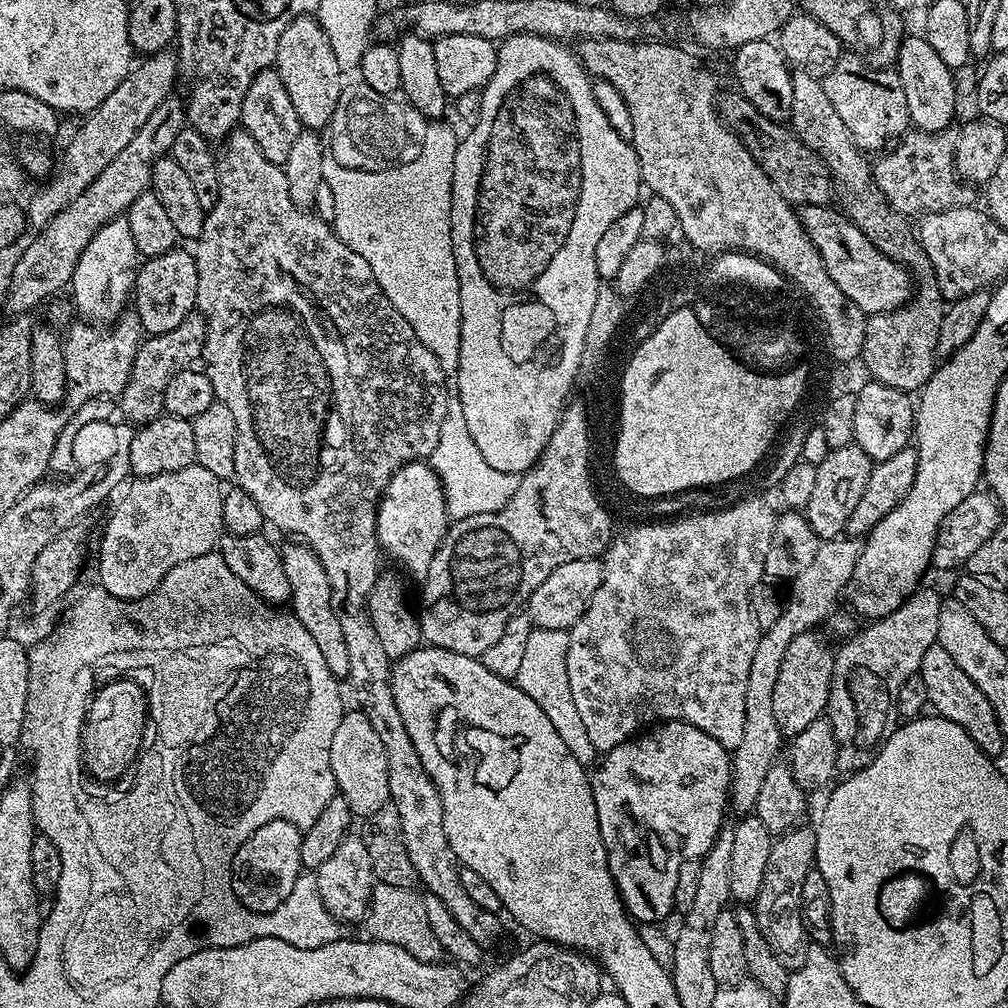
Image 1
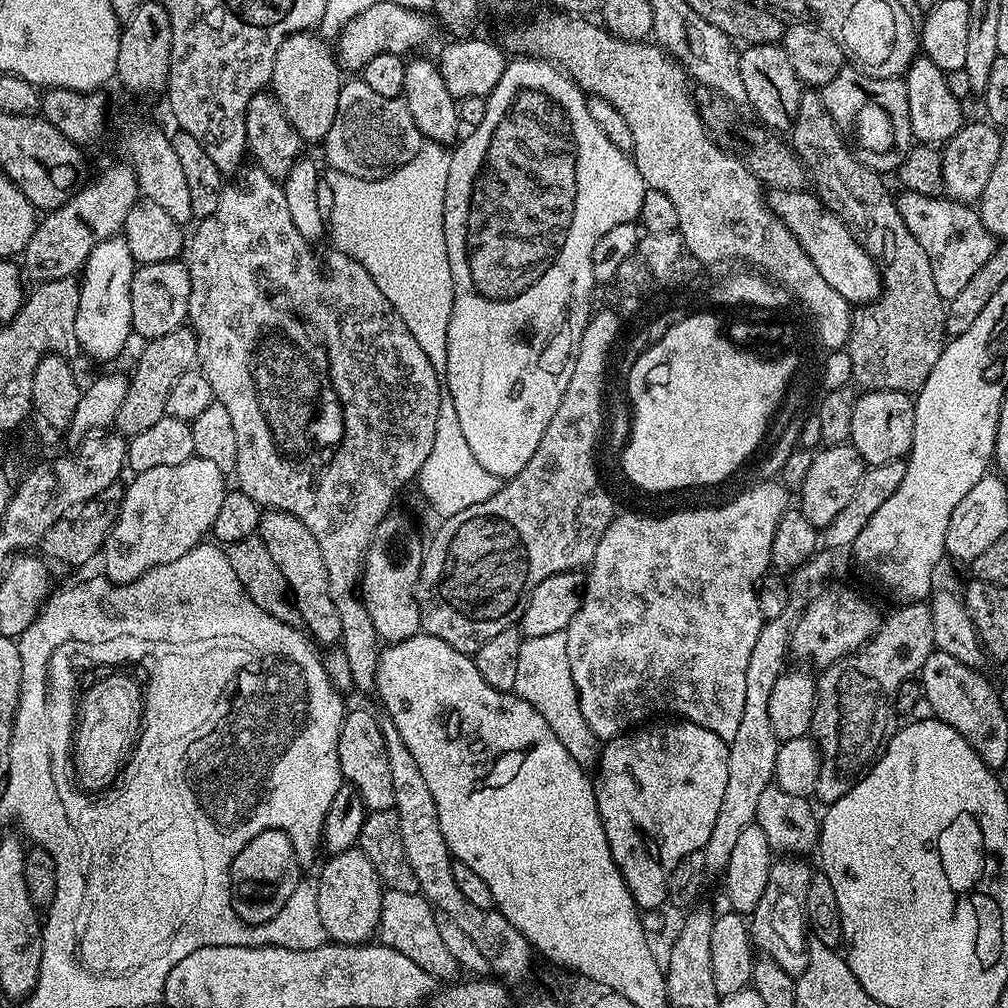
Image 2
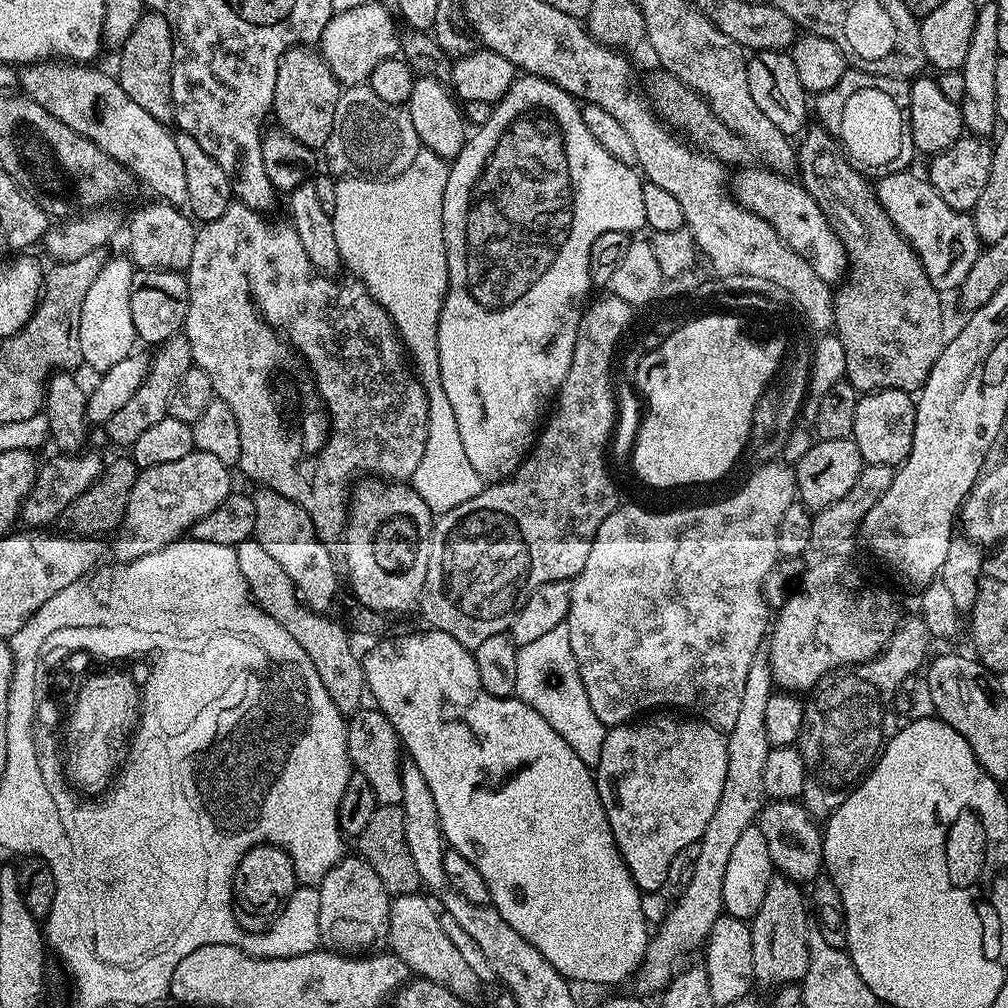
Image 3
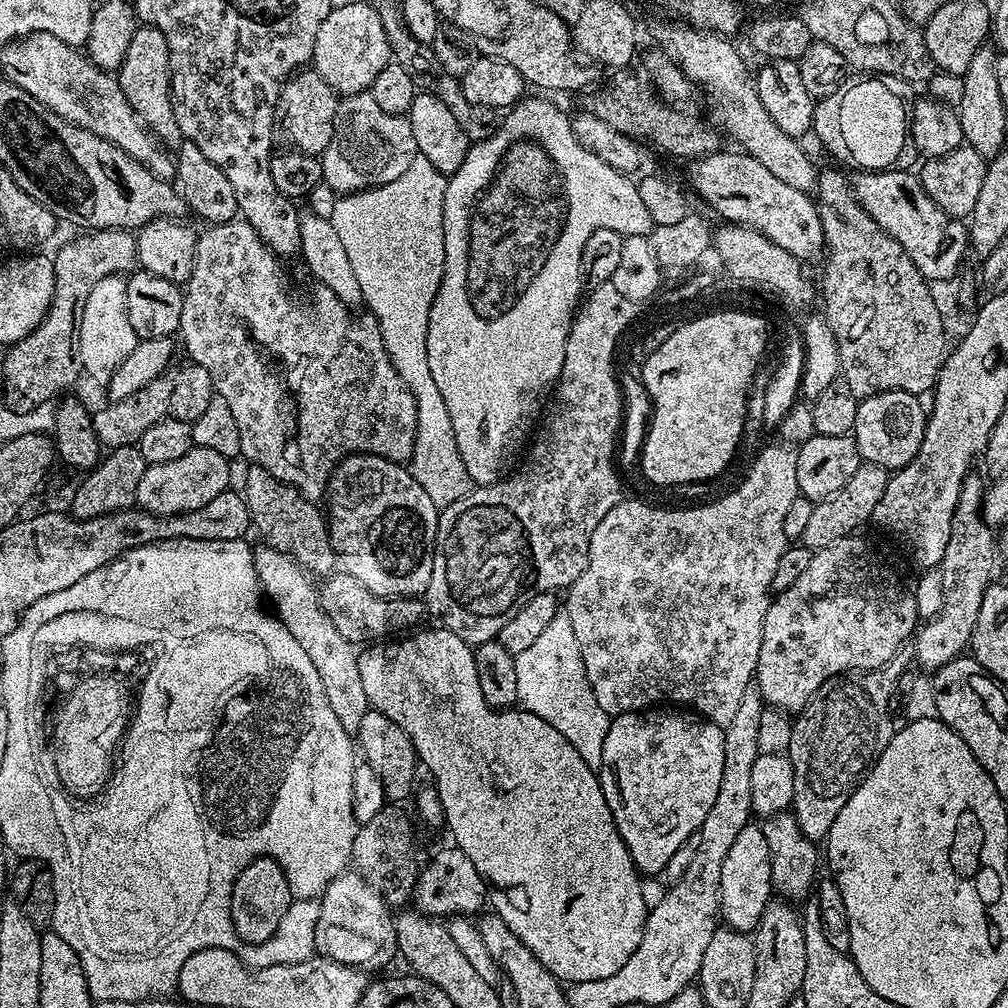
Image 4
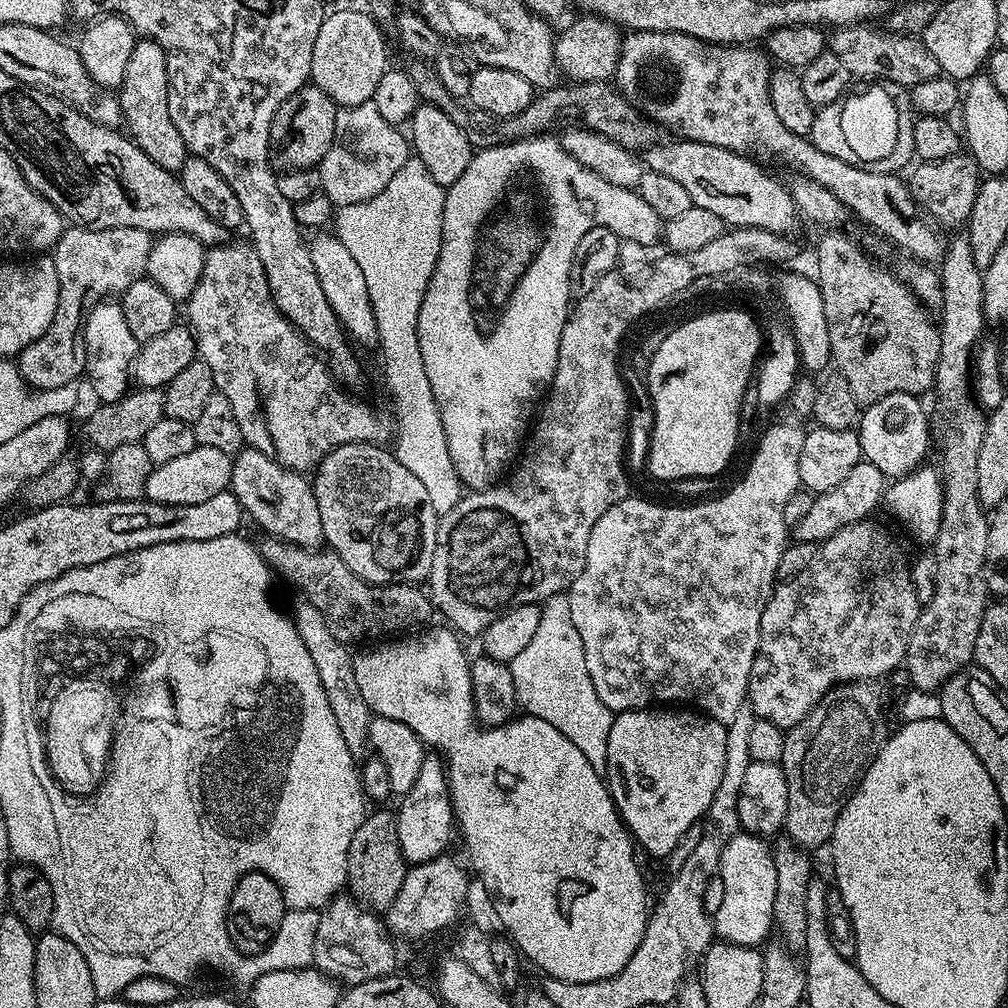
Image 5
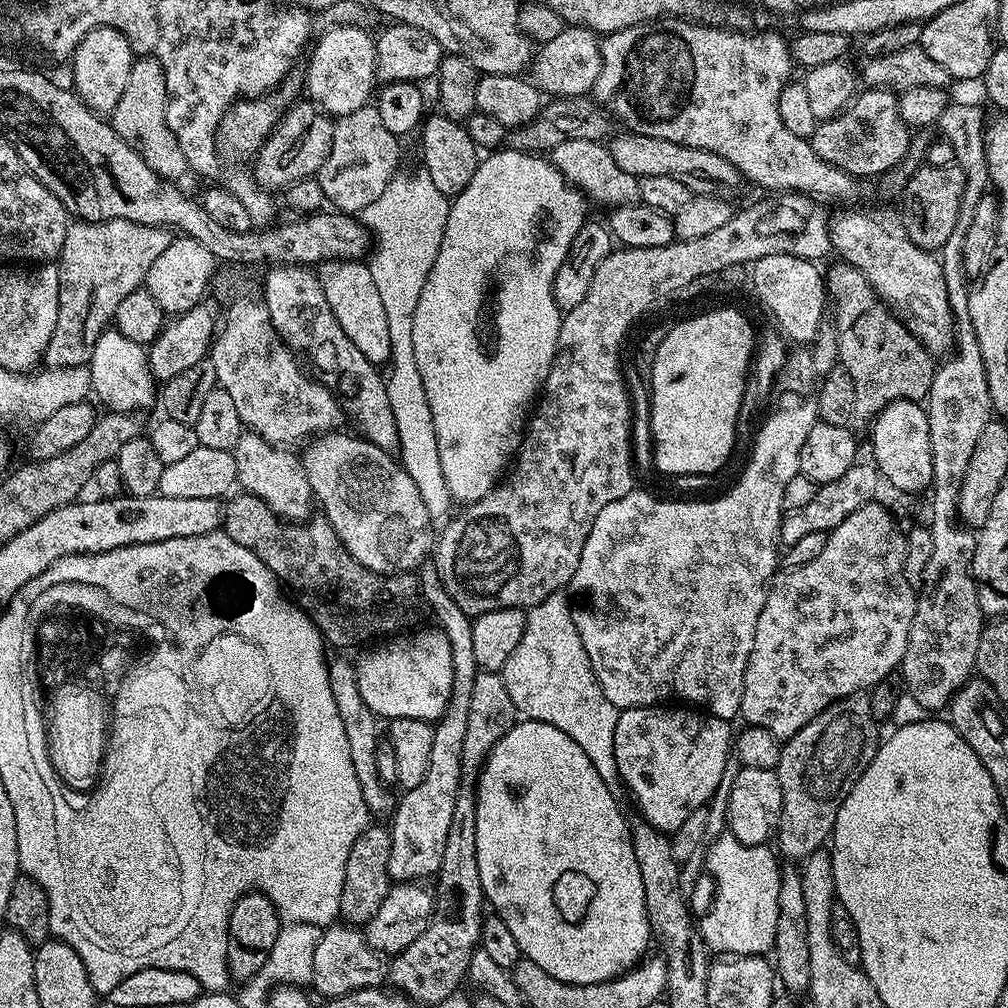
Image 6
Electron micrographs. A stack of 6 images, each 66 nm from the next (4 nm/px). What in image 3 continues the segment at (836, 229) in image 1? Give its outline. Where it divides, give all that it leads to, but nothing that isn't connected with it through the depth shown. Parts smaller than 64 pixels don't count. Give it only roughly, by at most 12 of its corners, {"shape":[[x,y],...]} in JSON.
{"shape":[[744,166],[736,201],[828,284],[848,251],[803,183]]}

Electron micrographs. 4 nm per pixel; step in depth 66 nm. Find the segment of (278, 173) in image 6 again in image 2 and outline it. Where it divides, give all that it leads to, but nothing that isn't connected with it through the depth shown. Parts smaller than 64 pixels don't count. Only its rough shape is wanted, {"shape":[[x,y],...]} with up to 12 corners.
{"shape":[[311,31],[274,54],[270,91],[305,142],[338,114],[341,65]]}

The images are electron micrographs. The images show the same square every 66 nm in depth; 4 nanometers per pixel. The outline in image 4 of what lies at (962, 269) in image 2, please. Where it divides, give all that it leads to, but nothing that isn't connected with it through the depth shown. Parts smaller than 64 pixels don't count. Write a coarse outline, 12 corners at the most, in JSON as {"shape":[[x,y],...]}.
{"shape":[[908,170],[861,171],[856,201],[918,266],[948,280],[968,226]]}

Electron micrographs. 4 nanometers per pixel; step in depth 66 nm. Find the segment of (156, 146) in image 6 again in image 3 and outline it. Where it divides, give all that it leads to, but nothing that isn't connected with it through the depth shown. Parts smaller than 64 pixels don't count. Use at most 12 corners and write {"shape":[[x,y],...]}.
{"shape":[[148,10],[118,49],[122,90],[172,111],[172,31]]}

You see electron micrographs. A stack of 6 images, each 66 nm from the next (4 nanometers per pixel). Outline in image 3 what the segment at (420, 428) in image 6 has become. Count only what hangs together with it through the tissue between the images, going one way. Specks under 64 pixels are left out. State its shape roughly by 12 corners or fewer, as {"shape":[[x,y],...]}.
{"shape":[[449,161],[337,179],[341,265],[390,314],[428,395],[410,485],[434,514],[478,498],[442,390]]}

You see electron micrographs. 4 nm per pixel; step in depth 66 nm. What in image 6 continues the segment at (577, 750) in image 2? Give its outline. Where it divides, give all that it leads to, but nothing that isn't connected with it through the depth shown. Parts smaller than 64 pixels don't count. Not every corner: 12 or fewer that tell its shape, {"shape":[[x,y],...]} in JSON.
{"shape":[[567,595],[527,609],[502,675],[521,717],[620,780],[616,708]]}

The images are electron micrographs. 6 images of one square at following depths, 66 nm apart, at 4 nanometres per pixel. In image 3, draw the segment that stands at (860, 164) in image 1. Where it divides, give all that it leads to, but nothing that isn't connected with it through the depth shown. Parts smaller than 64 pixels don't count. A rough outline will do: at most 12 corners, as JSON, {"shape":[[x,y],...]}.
{"shape":[[826,129],[798,176],[848,251],[834,335],[860,394],[915,393],[942,294]]}

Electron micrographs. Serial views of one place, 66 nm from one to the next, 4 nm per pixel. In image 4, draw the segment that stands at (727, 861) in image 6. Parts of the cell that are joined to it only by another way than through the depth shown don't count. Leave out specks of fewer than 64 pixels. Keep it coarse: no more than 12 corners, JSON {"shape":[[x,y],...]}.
{"shape":[[759,823],[738,834],[722,865],[719,919],[751,933],[773,899]]}

